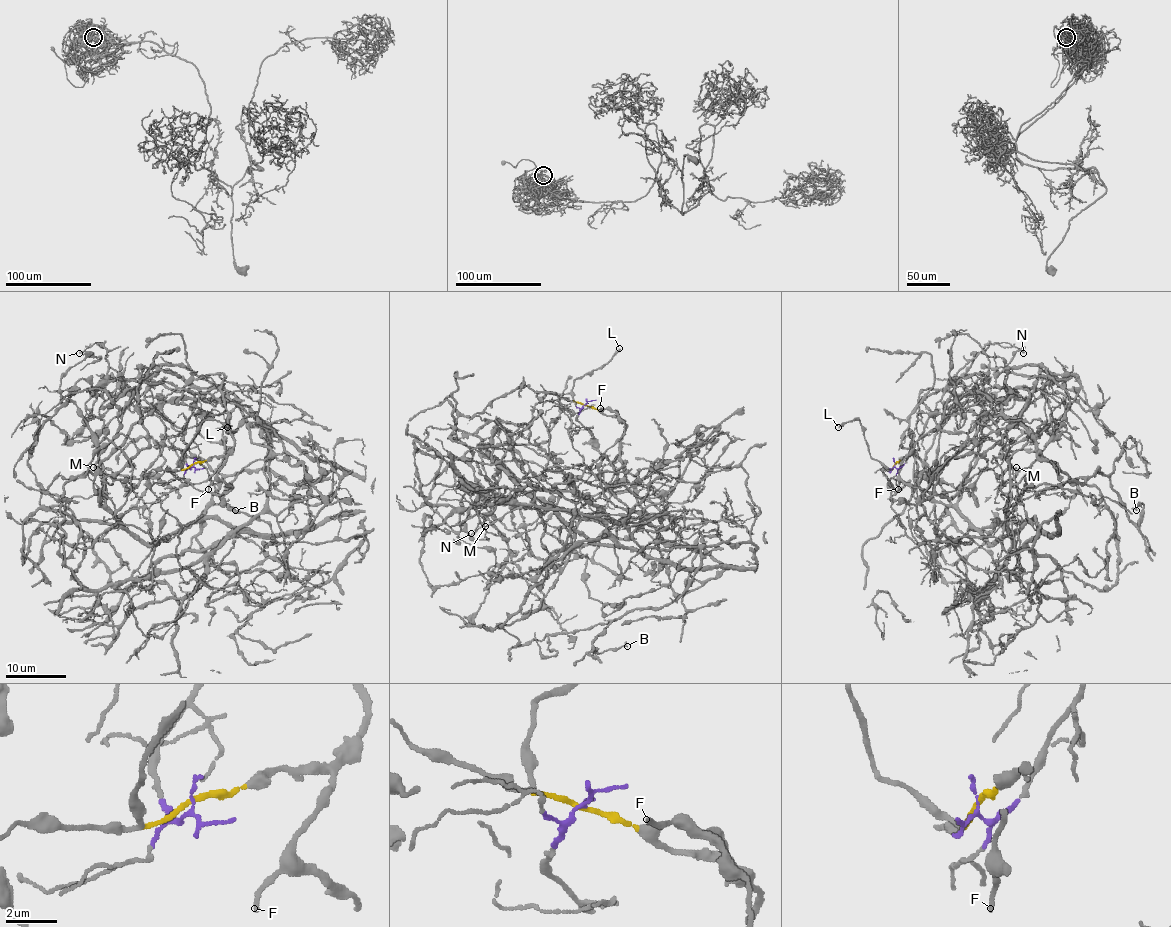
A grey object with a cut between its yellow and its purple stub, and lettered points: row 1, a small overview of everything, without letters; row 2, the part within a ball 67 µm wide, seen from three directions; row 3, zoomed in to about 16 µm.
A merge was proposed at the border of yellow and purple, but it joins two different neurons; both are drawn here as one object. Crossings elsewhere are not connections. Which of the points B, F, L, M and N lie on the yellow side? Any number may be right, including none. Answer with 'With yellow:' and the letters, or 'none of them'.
With yellow: B, F, L, M

